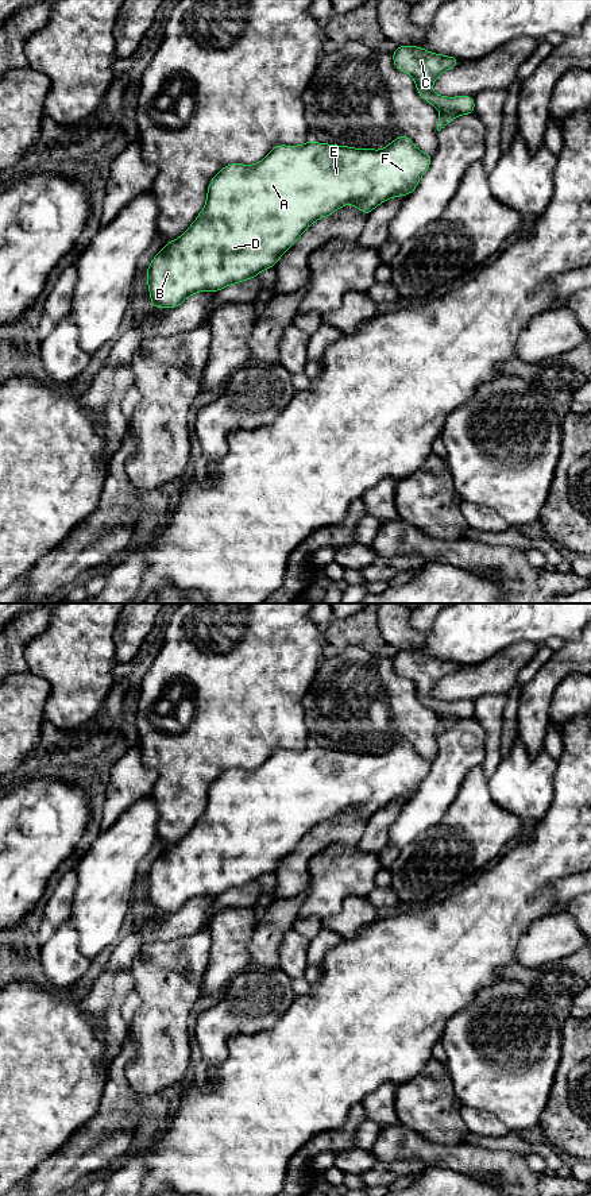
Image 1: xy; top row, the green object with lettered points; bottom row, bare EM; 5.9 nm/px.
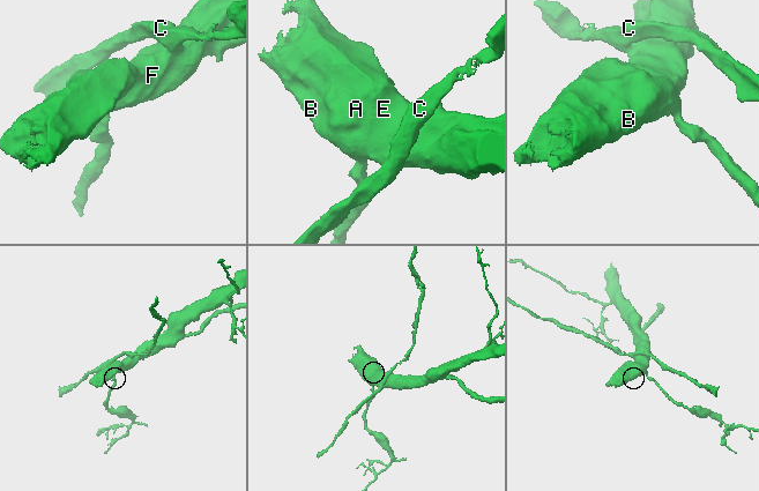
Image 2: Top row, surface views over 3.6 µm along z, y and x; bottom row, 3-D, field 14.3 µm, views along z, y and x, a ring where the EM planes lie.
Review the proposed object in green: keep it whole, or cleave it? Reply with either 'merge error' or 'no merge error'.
merge error

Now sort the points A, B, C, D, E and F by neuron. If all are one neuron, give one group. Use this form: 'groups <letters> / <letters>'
groups A B D E F / C

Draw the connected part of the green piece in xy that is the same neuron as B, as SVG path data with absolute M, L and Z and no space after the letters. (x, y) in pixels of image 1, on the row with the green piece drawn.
M399 135L382 150L318 142L275 146L255 165L231 163L210 180L204 209L175 240L166 242L146 270L150 306L177 308L197 292L219 292L258 277L318 219L352 204L362 213L397 197L409 196L429 169L433 154L420 151Z

